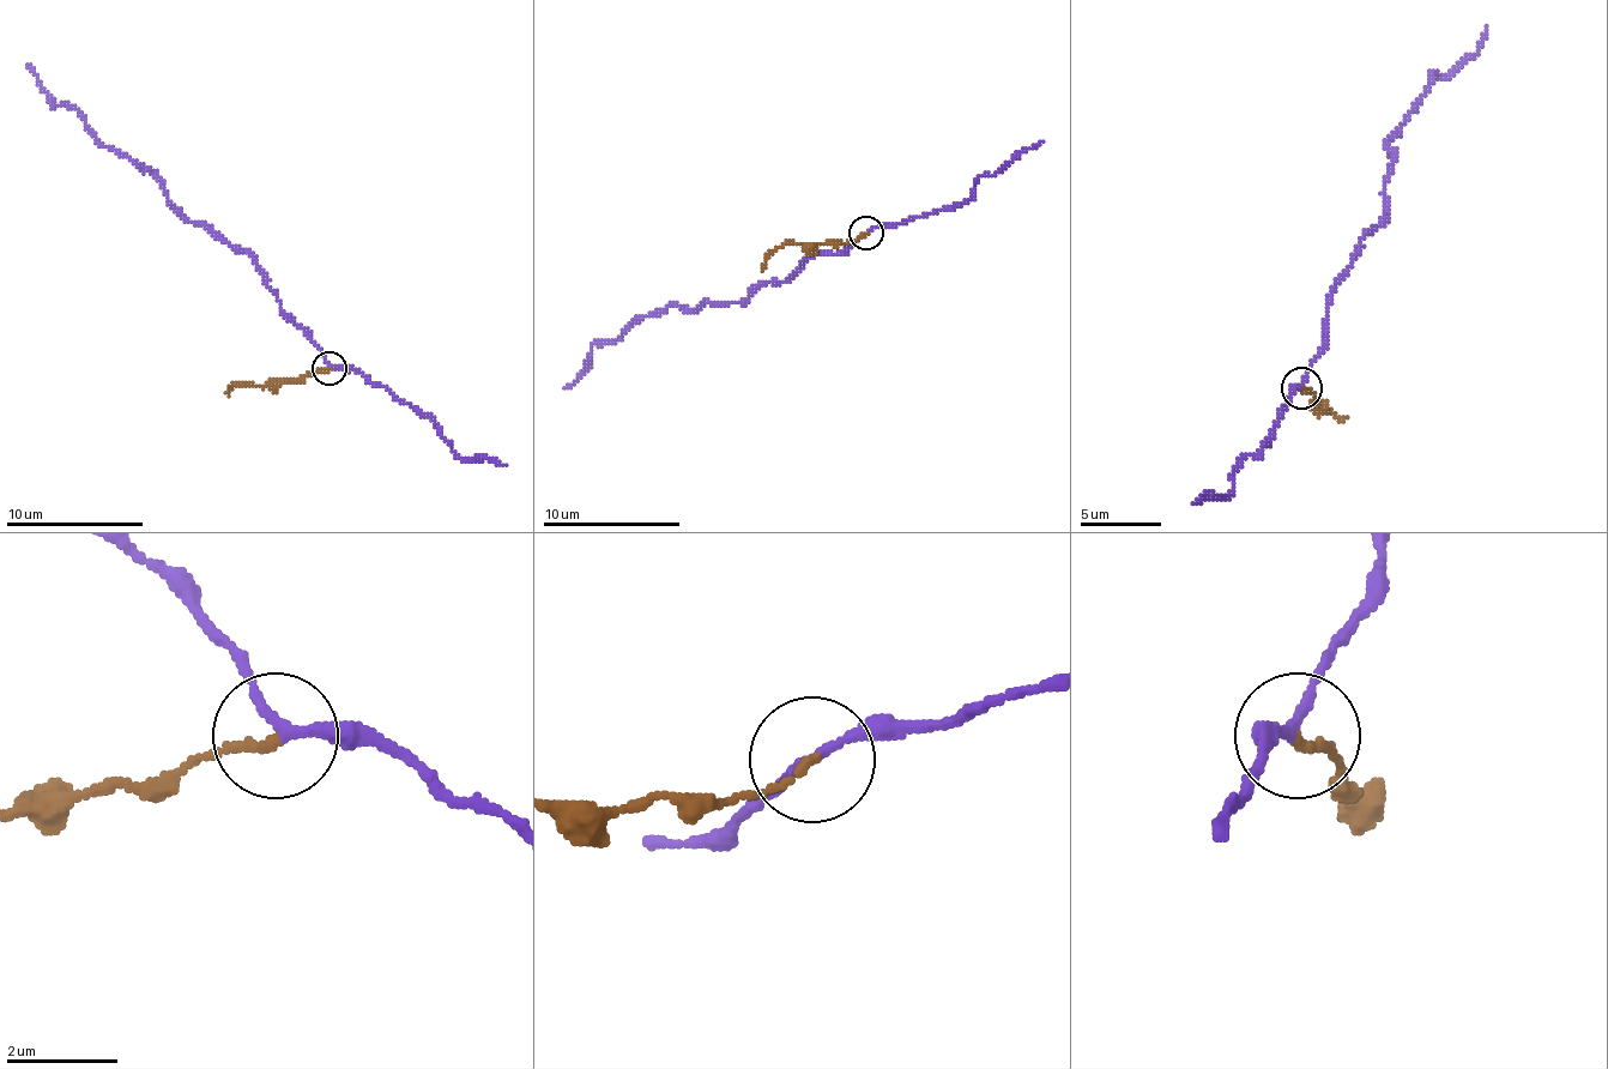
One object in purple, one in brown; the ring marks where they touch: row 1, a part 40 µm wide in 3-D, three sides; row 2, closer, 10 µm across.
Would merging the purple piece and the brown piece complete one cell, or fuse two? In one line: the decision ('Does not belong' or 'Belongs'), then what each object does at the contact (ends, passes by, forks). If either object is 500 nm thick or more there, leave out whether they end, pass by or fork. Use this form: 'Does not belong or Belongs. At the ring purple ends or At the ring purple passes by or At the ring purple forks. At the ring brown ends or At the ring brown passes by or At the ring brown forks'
Does not belong. At the ring purple passes by. At the ring brown ends

